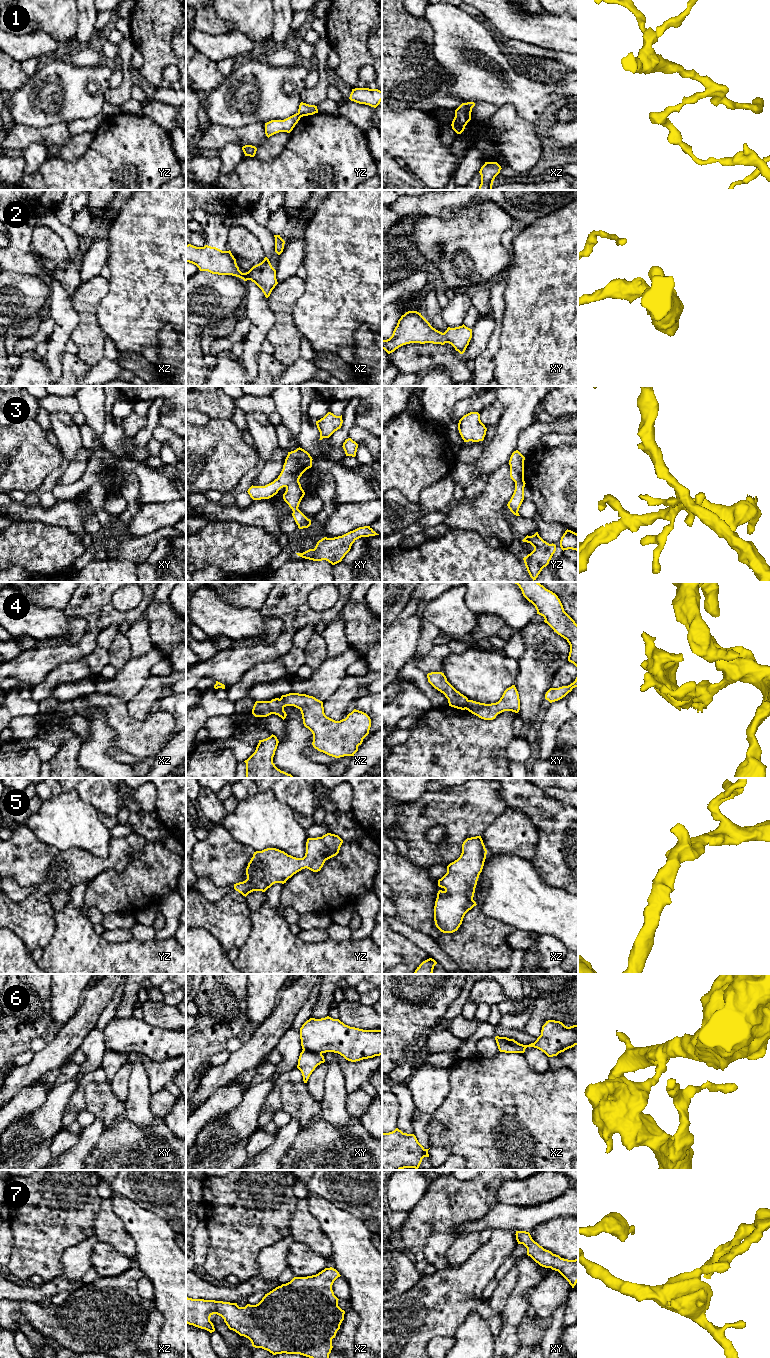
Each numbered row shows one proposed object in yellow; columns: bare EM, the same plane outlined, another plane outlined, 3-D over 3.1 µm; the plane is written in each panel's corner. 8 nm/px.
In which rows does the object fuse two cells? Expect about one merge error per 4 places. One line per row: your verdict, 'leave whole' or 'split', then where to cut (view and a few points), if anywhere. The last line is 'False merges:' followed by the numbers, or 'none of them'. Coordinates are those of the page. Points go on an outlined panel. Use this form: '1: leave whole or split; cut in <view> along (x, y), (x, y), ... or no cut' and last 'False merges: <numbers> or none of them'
1: split; cut in yz along (297, 113), (301, 116)
2: leave whole; no cut
3: split; cut in xy along (298, 479), (286, 487)
4: leave whole; no cut
5: leave whole; no cut
6: split; cut in xy along (303, 1049), (321, 1053)
7: leave whole; no cut
False merges: 1, 3, 6

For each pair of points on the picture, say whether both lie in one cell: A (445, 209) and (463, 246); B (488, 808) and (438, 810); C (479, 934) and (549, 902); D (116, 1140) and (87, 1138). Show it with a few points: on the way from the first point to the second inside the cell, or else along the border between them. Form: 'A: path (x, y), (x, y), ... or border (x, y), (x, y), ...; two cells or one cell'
A: border (467, 203), (455, 216), (450, 218), (427, 216); two cells
B: path (476, 808), (450, 809); one cell
C: border (483, 911), (485, 914), (516, 928); two cells
D: border (105, 1127), (86, 1159); two cells

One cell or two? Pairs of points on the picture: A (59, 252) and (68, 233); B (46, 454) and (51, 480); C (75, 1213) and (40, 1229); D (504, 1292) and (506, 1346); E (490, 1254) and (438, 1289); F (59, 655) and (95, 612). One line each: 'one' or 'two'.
A: two
B: two
C: one
D: two
E: one
F: one

